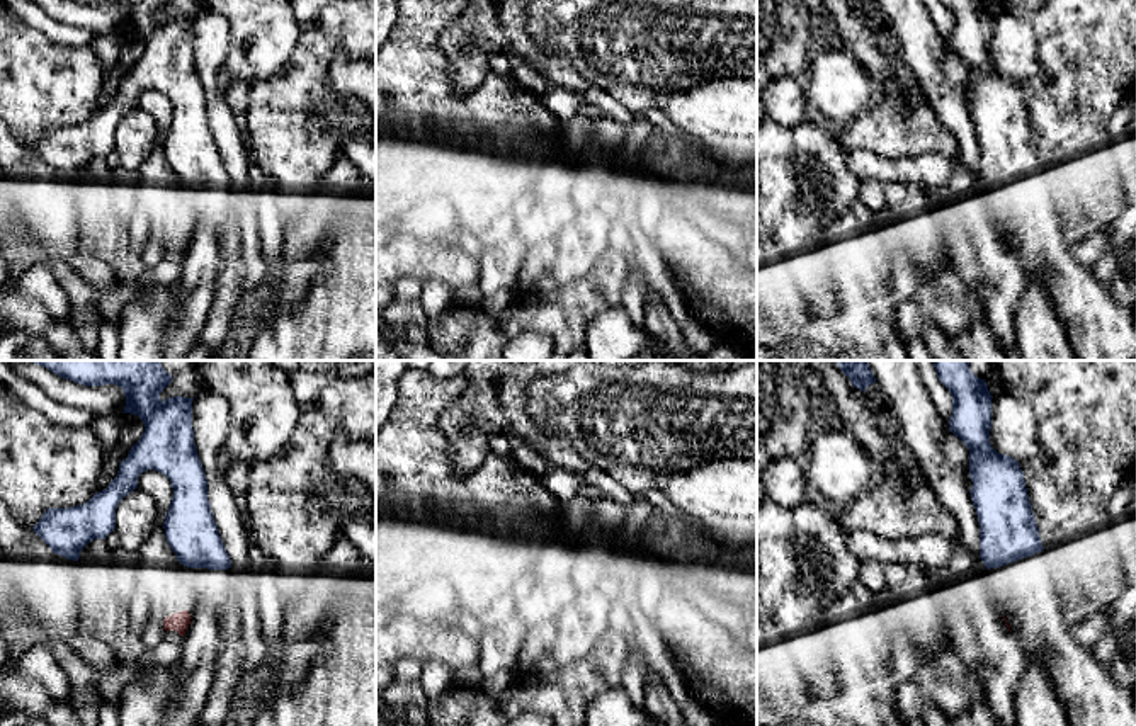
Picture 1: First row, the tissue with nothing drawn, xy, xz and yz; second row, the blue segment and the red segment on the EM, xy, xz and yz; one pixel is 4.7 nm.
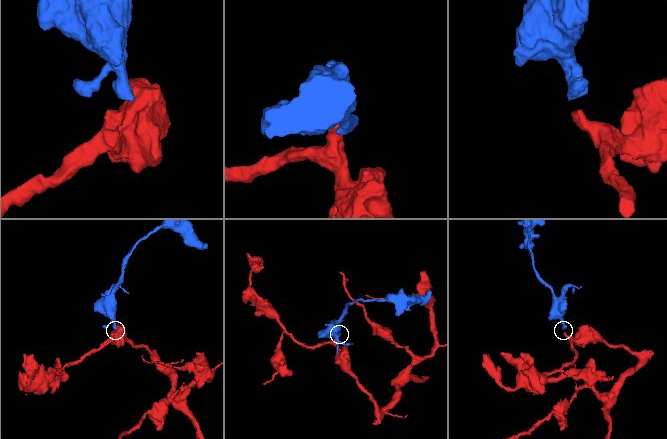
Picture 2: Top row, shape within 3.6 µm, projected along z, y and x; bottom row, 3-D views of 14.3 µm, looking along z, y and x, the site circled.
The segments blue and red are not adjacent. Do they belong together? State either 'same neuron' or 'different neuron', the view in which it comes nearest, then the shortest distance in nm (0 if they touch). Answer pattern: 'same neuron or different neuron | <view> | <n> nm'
different neuron | xy | 200 nm

